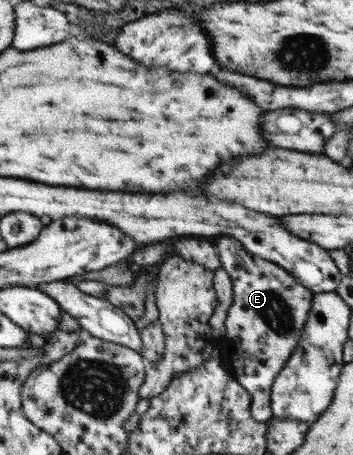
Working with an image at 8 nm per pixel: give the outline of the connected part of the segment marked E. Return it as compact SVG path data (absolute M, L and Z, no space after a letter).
M222 236L213 245L217 251L221 268L228 274L232 284L232 303L228 306L223 321L224 333L222 335L225 341L230 342L235 352L230 360L232 363L230 372L250 396L249 410L252 419L264 422L273 417L269 406L272 382L282 369L284 362L288 360L289 353L297 346L297 339L301 334L306 316L309 314L313 294L306 287L302 287L302 284L298 283L294 276L291 276L285 269L250 254L235 239Z

